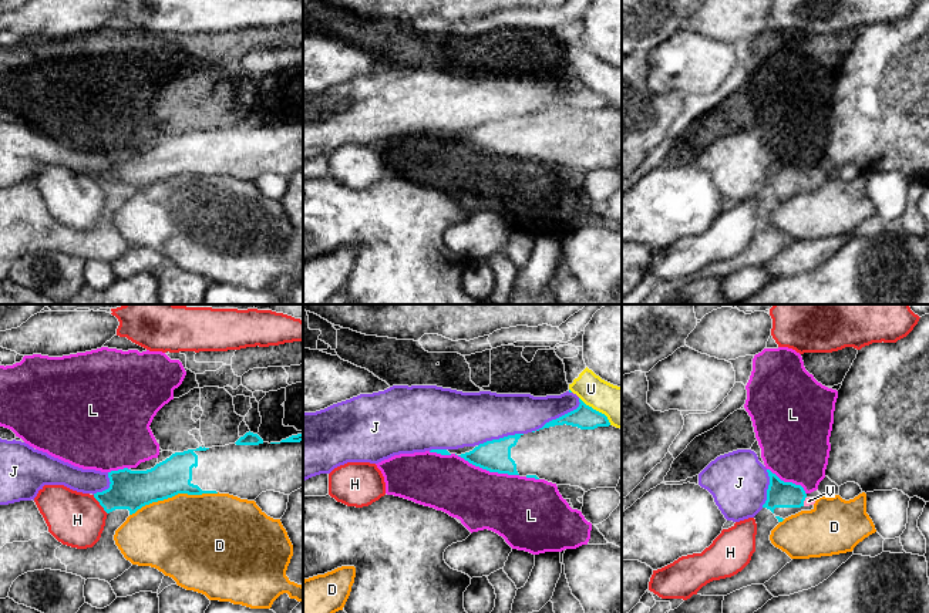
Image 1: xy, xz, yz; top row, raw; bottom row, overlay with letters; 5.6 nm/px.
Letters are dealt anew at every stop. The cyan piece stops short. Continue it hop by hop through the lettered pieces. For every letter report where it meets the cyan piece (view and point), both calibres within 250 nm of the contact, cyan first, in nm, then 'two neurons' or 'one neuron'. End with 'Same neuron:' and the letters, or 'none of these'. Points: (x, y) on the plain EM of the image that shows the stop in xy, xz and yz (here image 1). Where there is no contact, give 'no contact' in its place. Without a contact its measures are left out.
D: xy (174, 177) | 220/480 nm | two neurons
H: xy (100, 185) | 220/320 nm | two neurons
J: xz (559, 98) | 140/220 nm | two neurons
L: xz (487, 151) | 180/360 nm | two neurons
U: xz (595, 91) | 140/200 nm | two neurons
V: yz (804, 181) | 150/50 nm | one neuron
Same neuron: V

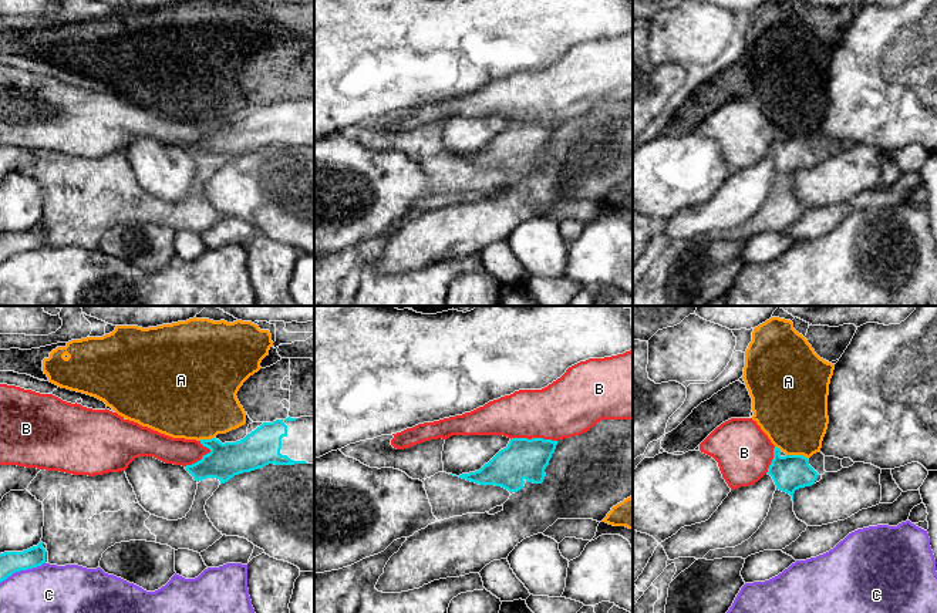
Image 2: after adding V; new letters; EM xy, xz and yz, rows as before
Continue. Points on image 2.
A: yz (798, 137) | 200/380 nm | two neurons
B: xz (533, 120) | 220/320 nm | two neurons
C: xy (22, 251) | 130/460 nm | two neurons
Same neuron: none of these

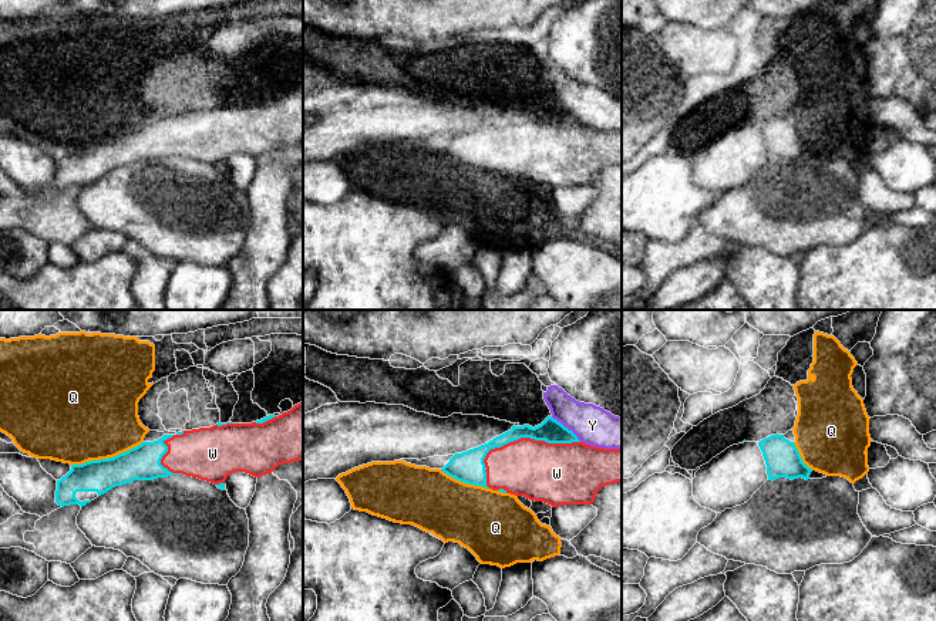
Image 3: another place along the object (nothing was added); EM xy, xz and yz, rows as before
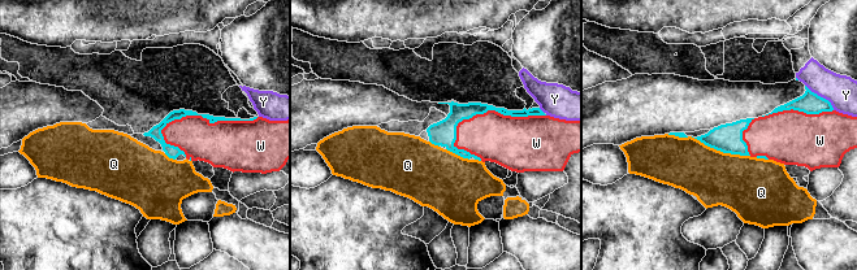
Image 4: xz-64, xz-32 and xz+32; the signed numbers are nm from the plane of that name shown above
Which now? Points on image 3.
Q: xy (108, 139) | 200/480 nm | two neurons
W: xz (517, 121) | 140/340 nm | one neuron
Y: xz (566, 110) | 140/220 nm | two neurons
Same neuron: W

